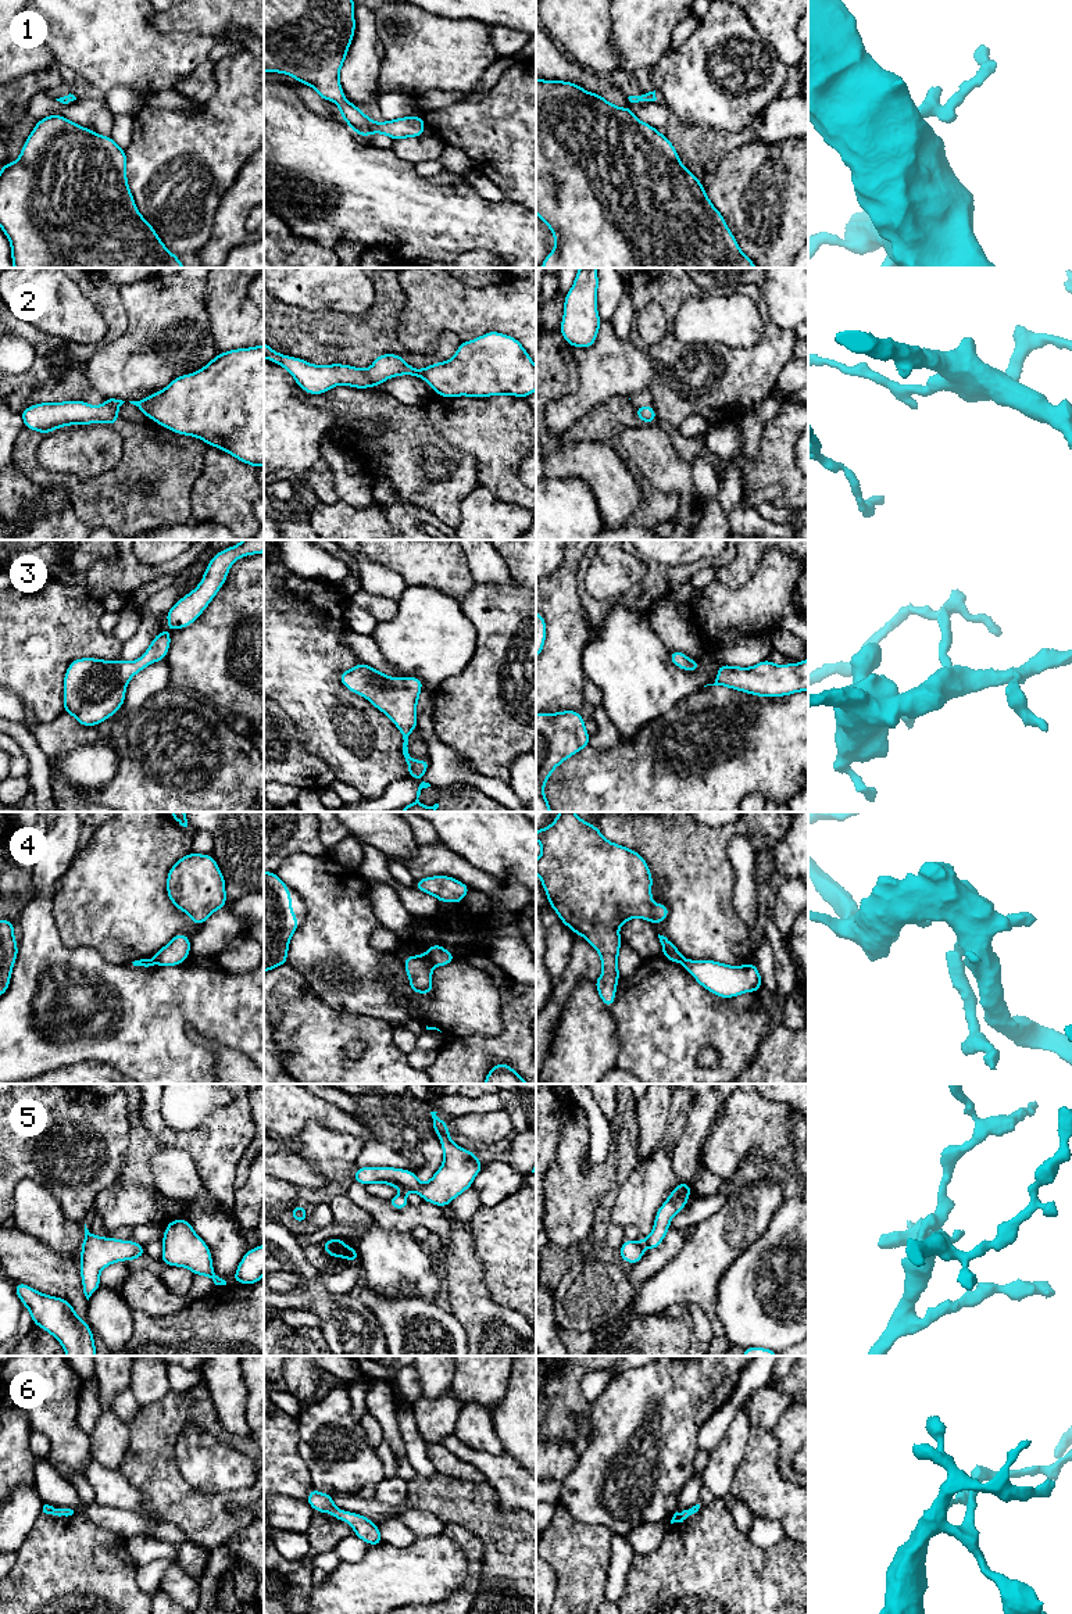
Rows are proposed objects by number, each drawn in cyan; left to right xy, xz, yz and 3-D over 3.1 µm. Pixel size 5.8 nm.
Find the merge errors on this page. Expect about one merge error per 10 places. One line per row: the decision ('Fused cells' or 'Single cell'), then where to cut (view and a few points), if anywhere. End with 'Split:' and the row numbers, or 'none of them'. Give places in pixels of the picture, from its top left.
1: Single cell. No split
2: Single cell. No split
3: Single cell. No split
4: Fused cells. Split along xz (424, 956), (433, 966)
5: Single cell. No split
6: Single cell. No split
Split: 4

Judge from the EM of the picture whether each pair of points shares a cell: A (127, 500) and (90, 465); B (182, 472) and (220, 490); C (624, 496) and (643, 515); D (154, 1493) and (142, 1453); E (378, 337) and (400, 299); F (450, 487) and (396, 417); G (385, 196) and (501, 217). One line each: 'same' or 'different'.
A: different
B: different
C: different
D: same
E: same
F: same
G: same

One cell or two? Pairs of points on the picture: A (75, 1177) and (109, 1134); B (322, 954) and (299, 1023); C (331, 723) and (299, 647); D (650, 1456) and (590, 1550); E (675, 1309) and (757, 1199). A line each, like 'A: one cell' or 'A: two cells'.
A: one cell
B: two cells
C: one cell
D: two cells
E: two cells

